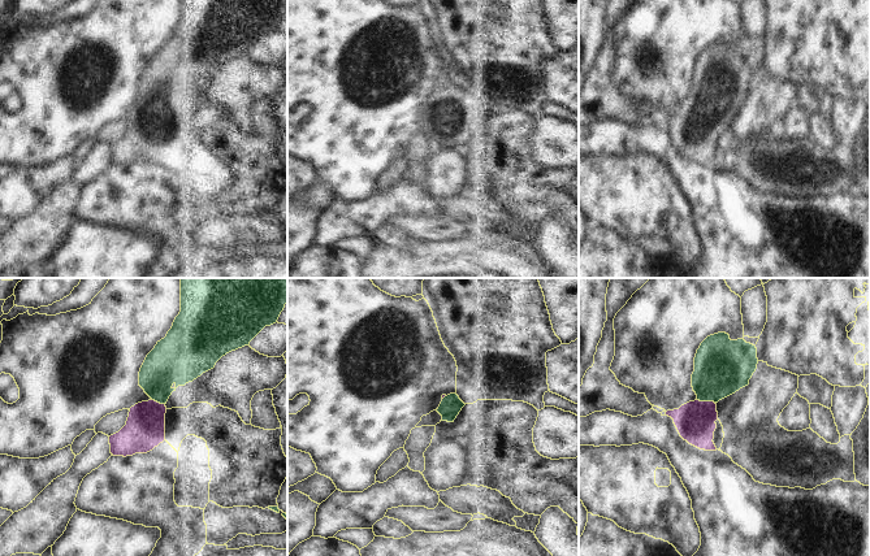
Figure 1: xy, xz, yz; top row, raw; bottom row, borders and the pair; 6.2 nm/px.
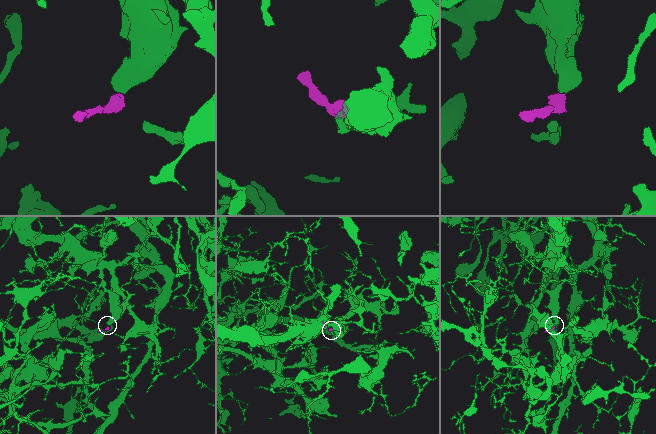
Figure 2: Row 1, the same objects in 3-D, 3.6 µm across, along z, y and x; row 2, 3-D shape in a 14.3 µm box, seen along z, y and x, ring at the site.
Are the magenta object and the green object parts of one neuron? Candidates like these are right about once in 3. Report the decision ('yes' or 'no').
yes

